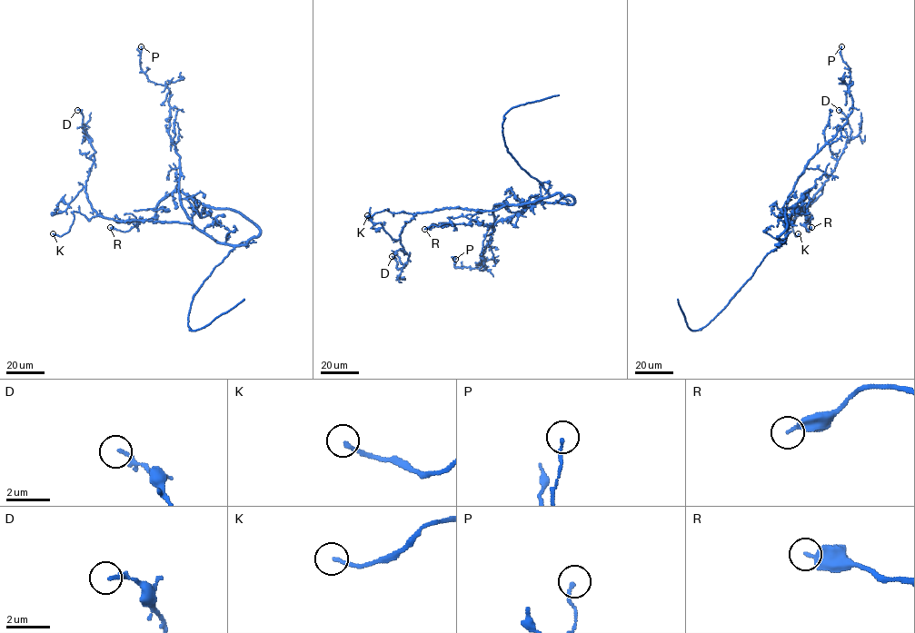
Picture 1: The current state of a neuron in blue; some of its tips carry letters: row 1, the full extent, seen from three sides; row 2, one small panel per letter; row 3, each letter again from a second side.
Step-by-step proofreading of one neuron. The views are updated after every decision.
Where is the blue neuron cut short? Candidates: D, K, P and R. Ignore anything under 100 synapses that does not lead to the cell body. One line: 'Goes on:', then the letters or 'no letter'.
Goes on: no letter

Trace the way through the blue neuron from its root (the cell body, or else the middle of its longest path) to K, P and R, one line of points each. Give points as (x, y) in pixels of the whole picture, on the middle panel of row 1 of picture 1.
K: (525, 203), (507, 204), (484, 211), (442, 208), (415, 214), (392, 212), (387, 209), (367, 215)
P: (525, 203), (500, 203), (493, 206), (494, 231), (483, 253), (483, 270), (483, 266), (457, 267), (455, 259)
R: (525, 203), (558, 192), (573, 200), (570, 204), (535, 202), (492, 226), (471, 220), (468, 224), (424, 229)

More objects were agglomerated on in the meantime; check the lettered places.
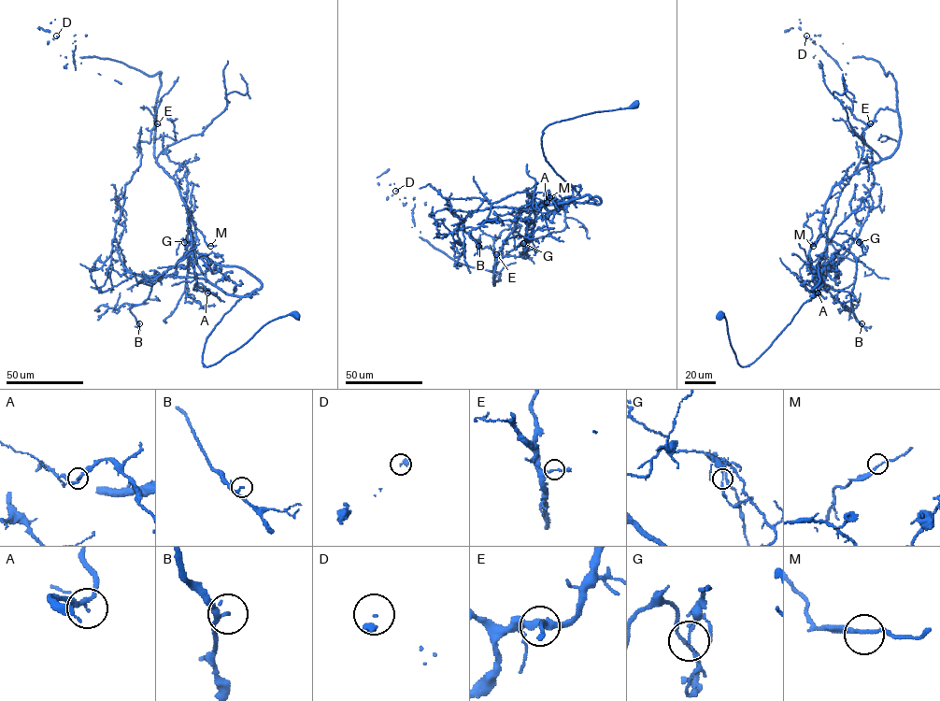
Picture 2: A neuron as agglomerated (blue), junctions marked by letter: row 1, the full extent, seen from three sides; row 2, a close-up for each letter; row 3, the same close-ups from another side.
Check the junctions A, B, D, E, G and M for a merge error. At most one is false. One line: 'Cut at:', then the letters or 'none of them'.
Cut at: G

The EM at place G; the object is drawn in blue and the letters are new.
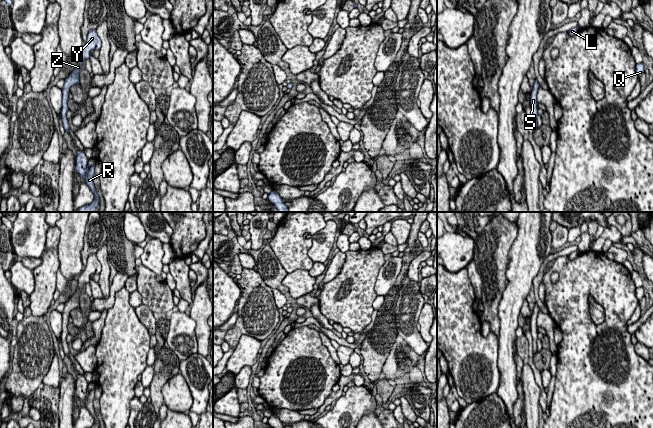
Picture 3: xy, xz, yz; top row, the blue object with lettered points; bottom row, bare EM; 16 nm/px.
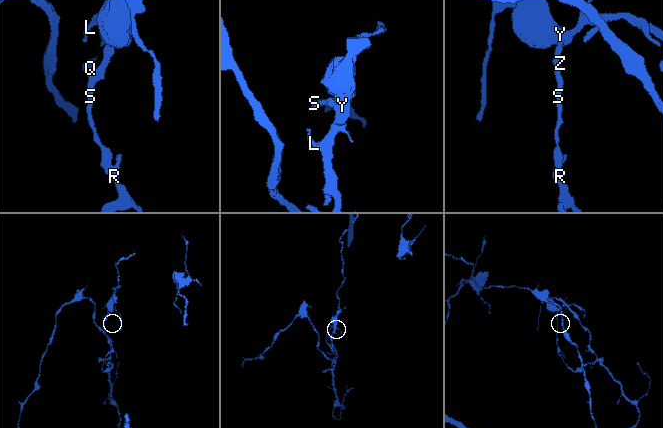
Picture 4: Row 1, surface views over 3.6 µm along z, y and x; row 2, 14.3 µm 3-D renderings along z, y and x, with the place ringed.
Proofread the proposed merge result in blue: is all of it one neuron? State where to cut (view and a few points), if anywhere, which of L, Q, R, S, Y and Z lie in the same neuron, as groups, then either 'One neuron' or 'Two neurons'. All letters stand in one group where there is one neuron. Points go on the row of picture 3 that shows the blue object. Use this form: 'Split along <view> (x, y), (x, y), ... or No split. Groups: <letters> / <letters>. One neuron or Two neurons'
Split along xy (67, 119), (65, 127). Groups: L Q S Y Z / R. Two neurons

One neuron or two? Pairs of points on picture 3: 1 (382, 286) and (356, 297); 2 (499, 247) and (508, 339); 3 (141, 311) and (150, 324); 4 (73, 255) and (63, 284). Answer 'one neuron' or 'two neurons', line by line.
1: two neurons
2: two neurons
3: one neuron
4: two neurons

